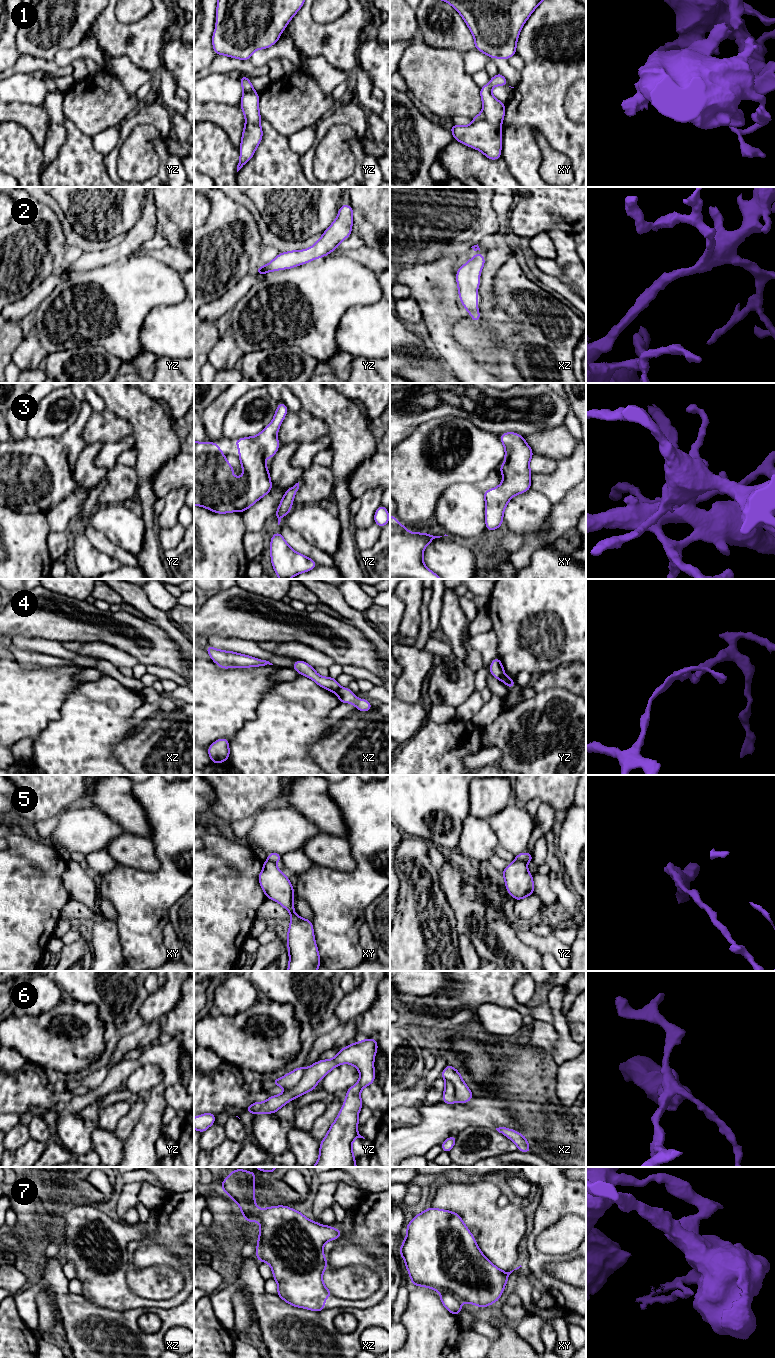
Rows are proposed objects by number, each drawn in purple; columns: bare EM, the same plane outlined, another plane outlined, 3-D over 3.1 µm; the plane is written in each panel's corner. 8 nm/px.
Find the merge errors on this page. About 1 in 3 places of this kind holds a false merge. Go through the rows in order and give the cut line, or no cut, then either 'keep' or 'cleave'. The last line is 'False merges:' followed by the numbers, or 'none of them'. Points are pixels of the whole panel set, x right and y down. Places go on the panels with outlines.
1: cut in xy along (482, 111), (485, 119), (500, 129); cleave
2: no cut; keep
3: no cut; keep
4: cut in yz along (504, 673), (500, 679); cleave
5: cut in yz along (515, 858), (525, 863); cleave
6: cut in yz along (305, 1069), (302, 1078), (294, 1086), (286, 1090); cleave
7: cut in xy along (440, 1291), (450, 1291), (460, 1301); cleave
False merges: 1, 4, 5, 6, 7

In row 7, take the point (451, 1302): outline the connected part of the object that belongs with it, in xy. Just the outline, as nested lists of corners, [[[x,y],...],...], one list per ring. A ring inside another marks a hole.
[[[441,1291],[440,1300],[444,1307],[455,1316],[457,1316],[462,1311],[460,1299],[453,1293]]]

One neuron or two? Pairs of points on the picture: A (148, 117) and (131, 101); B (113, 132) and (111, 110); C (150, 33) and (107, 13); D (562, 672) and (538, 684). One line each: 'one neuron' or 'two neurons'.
A: two neurons
B: two neurons
C: one neuron
D: one neuron

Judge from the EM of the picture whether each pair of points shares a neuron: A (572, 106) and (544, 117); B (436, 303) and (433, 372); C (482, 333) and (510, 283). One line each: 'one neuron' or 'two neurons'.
A: two neurons
B: two neurons
C: two neurons

